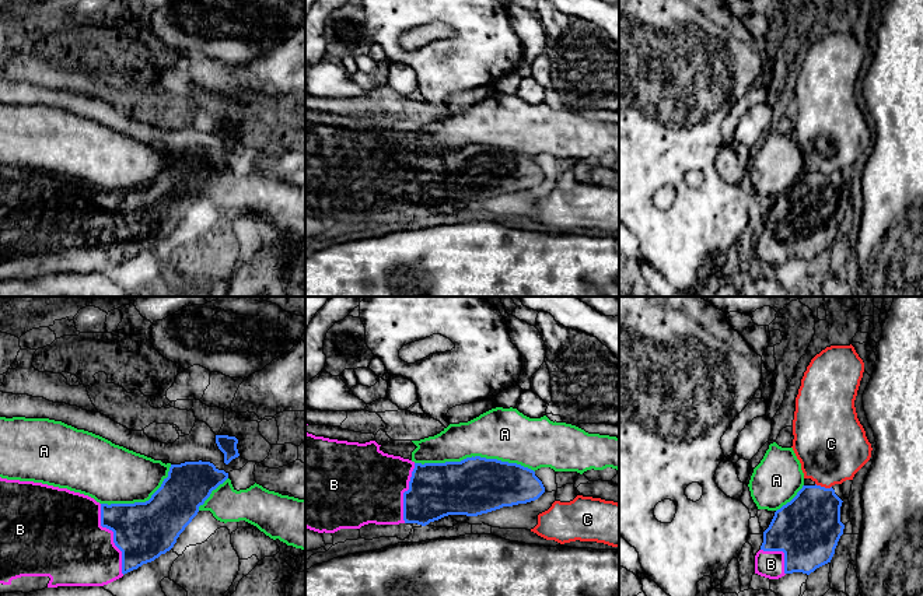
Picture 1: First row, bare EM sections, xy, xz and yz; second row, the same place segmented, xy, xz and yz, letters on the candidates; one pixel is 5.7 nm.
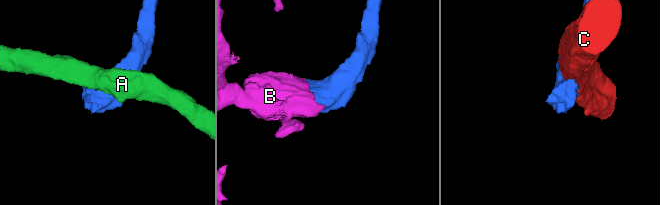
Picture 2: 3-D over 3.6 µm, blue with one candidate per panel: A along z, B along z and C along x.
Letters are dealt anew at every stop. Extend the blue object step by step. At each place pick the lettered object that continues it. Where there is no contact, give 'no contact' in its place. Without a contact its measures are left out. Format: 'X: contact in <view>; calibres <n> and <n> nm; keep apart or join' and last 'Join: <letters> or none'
A: contact in xz; calibres 320 and 300 nm; keep apart
B: contact in xy; calibres 340 and 420 nm; join
C: contact in yz; calibres 380 and 400 nm; keep apart
Join: B

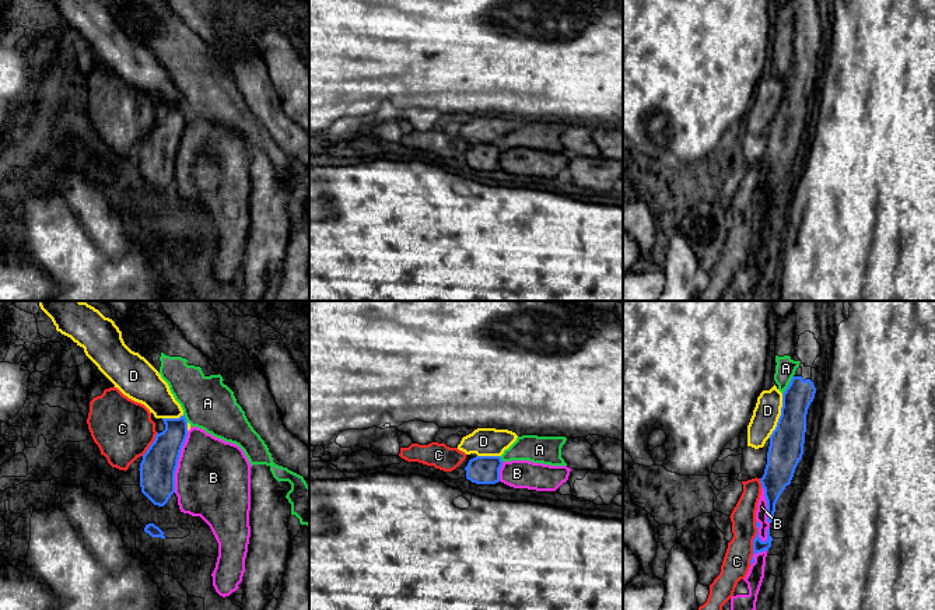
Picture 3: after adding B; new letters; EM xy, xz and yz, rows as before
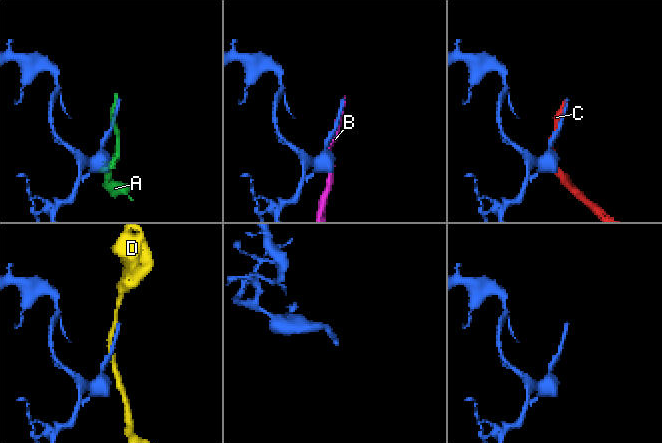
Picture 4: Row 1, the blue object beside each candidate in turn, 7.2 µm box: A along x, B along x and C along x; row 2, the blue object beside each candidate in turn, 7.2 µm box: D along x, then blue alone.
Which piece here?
A: contact in yz; calibres 170 and 120 nm; keep apart
B: contact in xy; calibres 200 and 440 nm; keep apart
C: contact in yz; calibres 70 and 160 nm; keep apart
D: contact in yz; calibres 200 and 150 nm; keep apart
Join: none

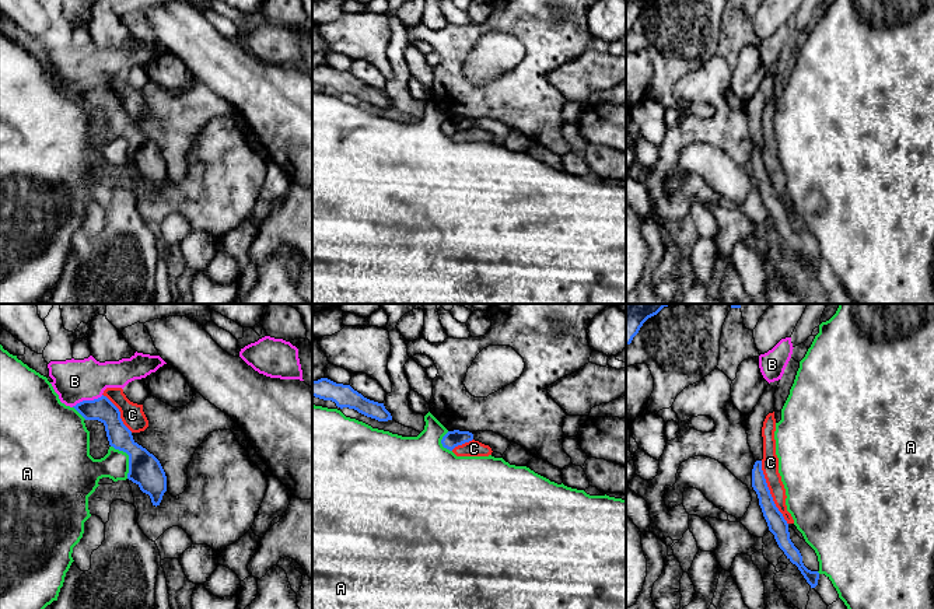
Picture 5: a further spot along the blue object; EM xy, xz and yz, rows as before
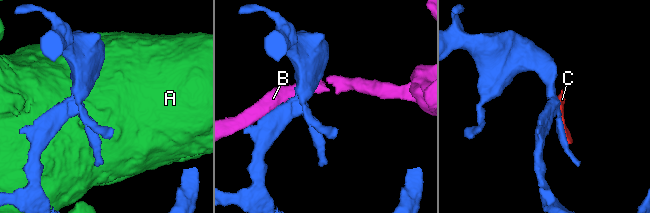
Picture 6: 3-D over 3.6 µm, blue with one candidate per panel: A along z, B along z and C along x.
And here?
A: contact in xy; calibres 190 and 160 nm; keep apart
B: contact in xy; calibres 140 and 240 nm; keep apart
C: contact in yz; calibres 110 and 100 nm; join
Join: C

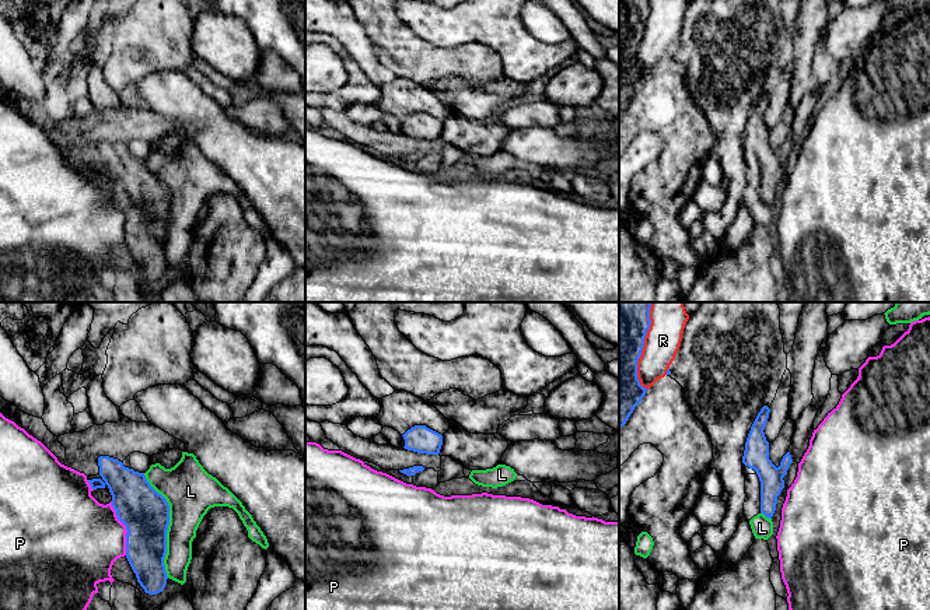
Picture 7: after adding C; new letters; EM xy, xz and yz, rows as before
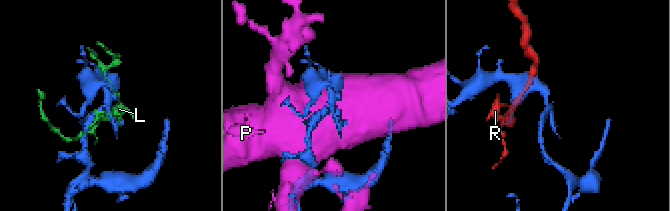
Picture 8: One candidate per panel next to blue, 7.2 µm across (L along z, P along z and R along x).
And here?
L: contact in xy; calibres 280 and 300 nm; keep apart
P: contact in xy; calibres 280 and 440 nm; keep apart
R: contact in yz; calibres 360 and 200 nm; keep apart
Join: none

